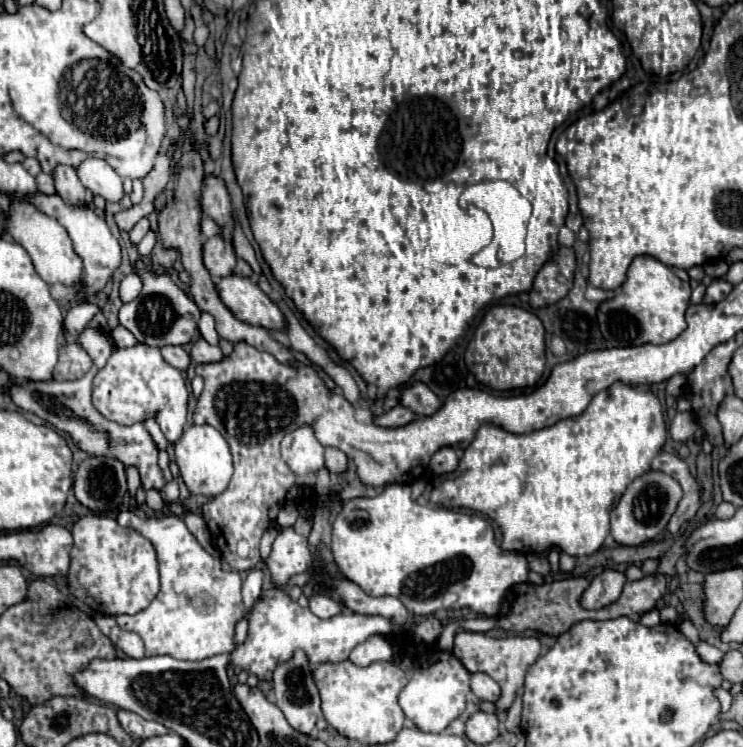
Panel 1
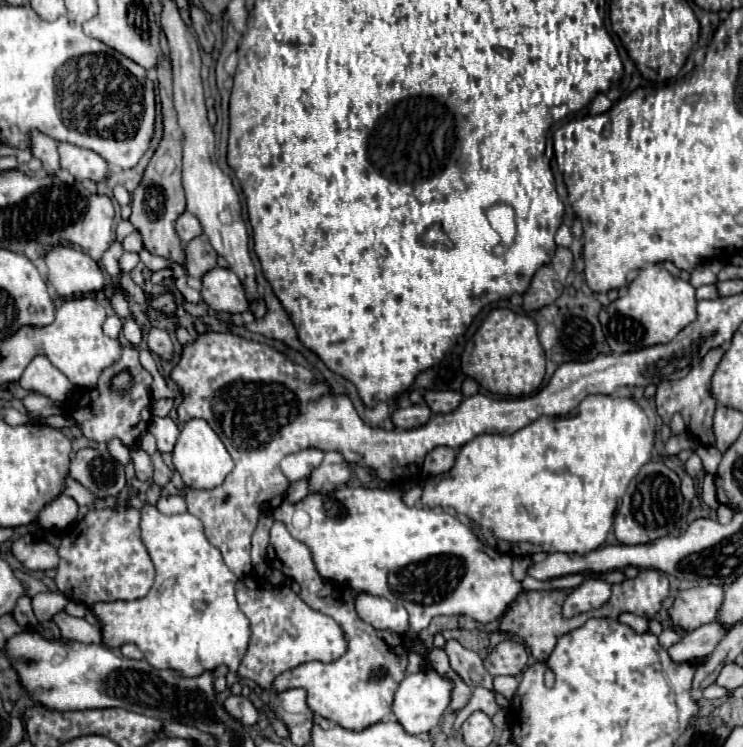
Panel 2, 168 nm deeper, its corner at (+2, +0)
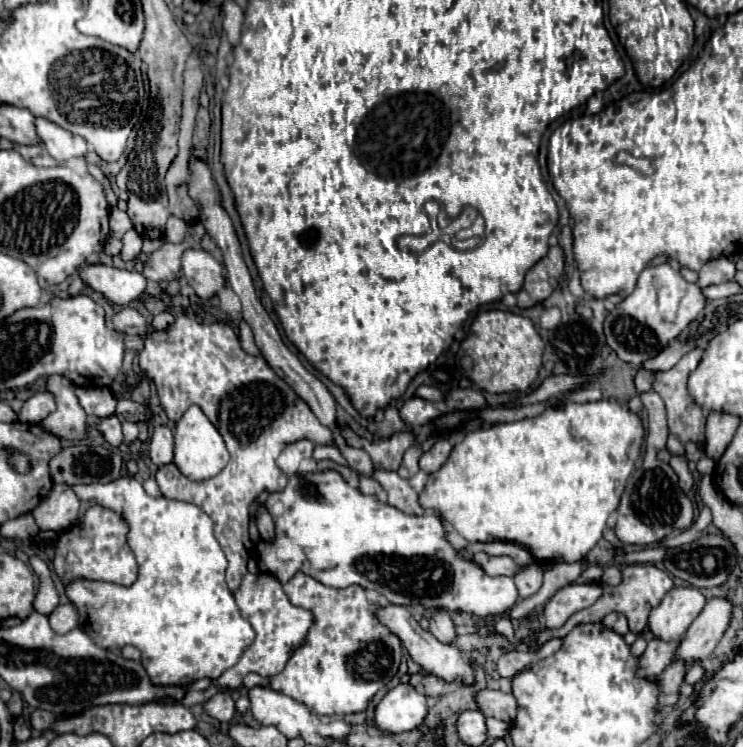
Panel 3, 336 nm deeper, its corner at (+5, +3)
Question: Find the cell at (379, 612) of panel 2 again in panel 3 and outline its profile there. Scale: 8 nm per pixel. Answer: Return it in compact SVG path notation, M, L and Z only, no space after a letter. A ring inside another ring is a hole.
M394 604L384 606L384 608L380 610L378 618L382 620L382 624L386 624L386 626L388 626L388 628L390 628L390 630L402 640L402 644L404 644L406 650L410 652L412 660L414 660L416 664L420 664L426 672L434 674L436 678L442 678L442 680L448 682L448 684L452 684L452 682L456 682L456 680L460 680L460 682L466 684L466 686L474 686L474 684L476 684L474 668L472 668L470 662L462 656L462 652L460 652L456 646L452 646L452 644L444 644L444 642L436 640L430 632L422 630L420 624L414 620L414 616L412 616L406 608L402 608L402 606L394 606Z

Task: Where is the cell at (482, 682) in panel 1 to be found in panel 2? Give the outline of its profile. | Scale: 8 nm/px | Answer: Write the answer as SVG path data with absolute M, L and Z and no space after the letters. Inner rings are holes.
M447 641L445 645L445 653L449 655L451 661L451 669L469 685L469 687L489 687L491 689L491 675L485 671L481 657L463 647L457 641Z

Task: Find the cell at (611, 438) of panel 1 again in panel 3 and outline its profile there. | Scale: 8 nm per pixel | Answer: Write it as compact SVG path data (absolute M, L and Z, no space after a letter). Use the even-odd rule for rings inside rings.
M598 400L598 402L584 402L584 404L566 404L562 408L548 408L546 412L542 412L536 418L526 418L526 420L518 420L512 424L494 424L488 428L478 428L472 430L464 436L462 442L458 442L448 460L442 464L440 470L436 470L432 474L432 480L428 478L426 490L420 494L420 506L422 508L430 508L440 512L452 526L454 530L466 538L468 542L490 542L490 540L506 540L506 542L514 542L520 544L524 548L528 548L528 552L534 556L536 562L540 564L550 564L550 562L578 562L582 560L602 538L604 526L608 516L614 512L614 508L620 502L620 496L626 488L626 480L634 470L636 460L640 458L640 446L644 440L644 430L640 424L640 418L636 414L632 414L628 408L620 406L616 400Z

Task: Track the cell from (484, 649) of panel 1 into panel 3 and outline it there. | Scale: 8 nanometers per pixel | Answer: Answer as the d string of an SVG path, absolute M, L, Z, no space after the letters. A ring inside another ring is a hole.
M482 690L478 696L476 696L480 708L482 708L482 714L484 716L494 716L502 722L514 722L516 718L516 710L518 710L518 704L516 704L516 698L512 694L502 694L502 692L490 692L490 690Z

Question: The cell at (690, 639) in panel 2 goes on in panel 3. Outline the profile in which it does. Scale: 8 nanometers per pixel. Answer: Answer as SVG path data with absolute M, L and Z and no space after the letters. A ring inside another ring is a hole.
M658 638L648 640L644 654L638 658L638 676L654 680L674 658L674 648L678 642L662 642Z

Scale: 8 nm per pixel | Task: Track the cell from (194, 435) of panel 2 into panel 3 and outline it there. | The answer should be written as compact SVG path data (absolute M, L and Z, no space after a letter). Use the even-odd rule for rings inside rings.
M190 406L184 416L176 422L174 430L176 448L174 448L174 464L178 470L188 476L190 480L208 480L216 476L226 464L228 464L228 450L220 436L220 432L214 428L214 424L206 418L206 414L200 410L200 406Z

